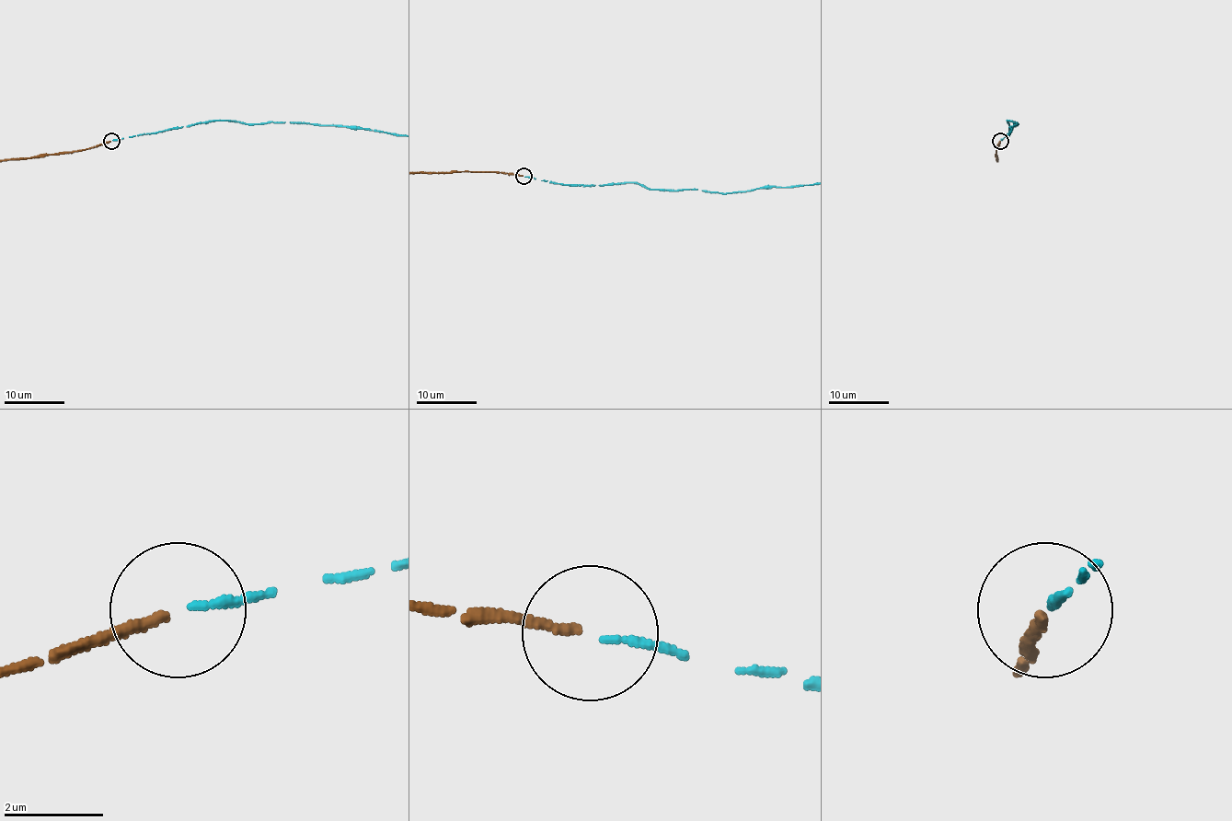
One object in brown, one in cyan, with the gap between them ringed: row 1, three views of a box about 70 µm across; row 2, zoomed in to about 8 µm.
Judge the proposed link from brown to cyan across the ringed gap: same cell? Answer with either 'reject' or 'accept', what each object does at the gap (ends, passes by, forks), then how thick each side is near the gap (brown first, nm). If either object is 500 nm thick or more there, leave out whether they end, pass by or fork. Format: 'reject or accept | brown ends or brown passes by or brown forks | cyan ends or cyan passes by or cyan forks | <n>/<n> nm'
accept | brown ends | cyan ends | 190/140 nm

